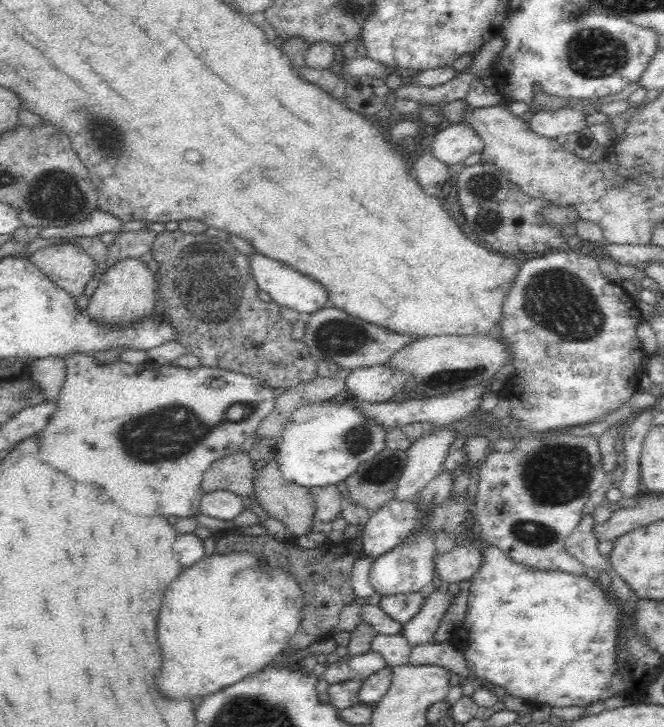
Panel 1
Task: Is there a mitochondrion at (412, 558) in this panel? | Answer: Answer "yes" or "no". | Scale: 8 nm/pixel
no

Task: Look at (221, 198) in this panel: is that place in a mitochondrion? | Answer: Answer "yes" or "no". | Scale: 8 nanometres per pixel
no

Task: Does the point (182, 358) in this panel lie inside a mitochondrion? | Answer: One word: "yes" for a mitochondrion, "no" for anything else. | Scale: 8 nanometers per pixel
no

